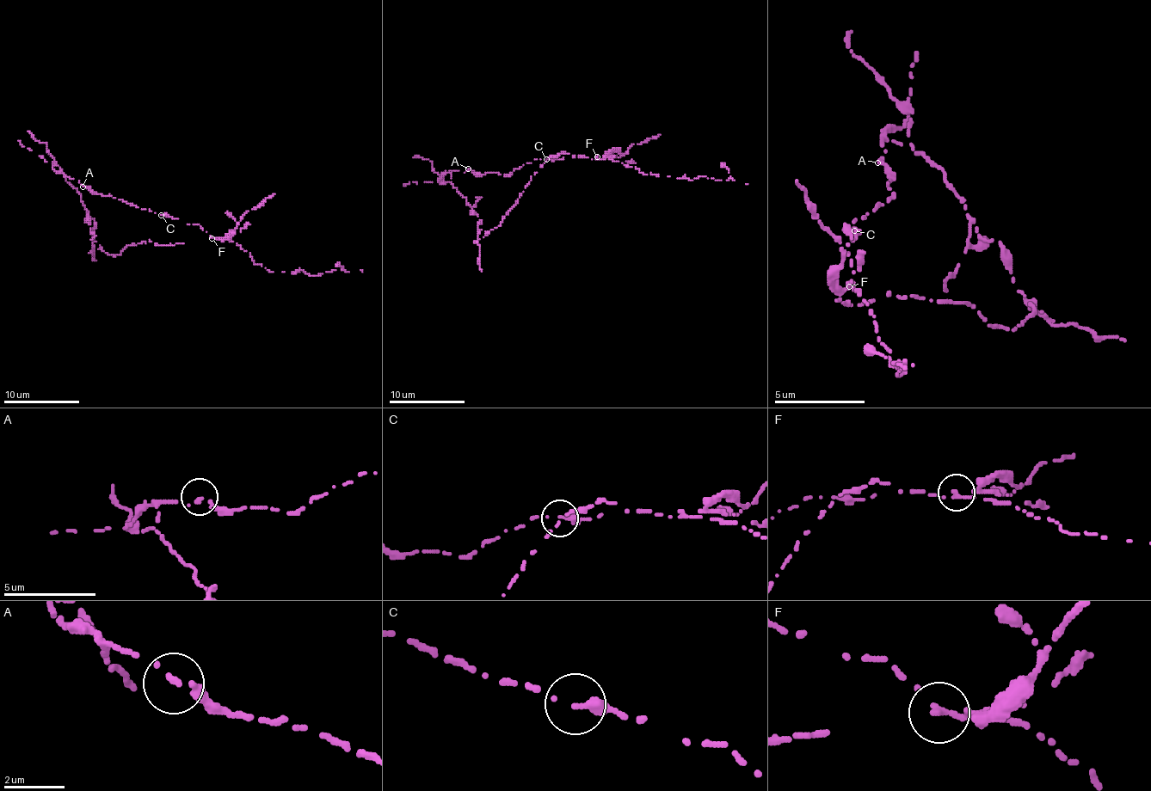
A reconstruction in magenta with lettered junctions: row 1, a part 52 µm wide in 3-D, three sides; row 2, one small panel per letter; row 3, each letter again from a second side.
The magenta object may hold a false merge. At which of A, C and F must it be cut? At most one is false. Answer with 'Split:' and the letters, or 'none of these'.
Split: F

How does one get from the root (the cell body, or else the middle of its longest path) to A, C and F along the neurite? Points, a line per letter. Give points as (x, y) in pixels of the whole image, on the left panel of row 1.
A: (115, 198), (94, 193), (83, 187)
C: (115, 198), (161, 215)
F: (115, 198), (142, 209), (169, 215), (187, 224), (199, 224), (212, 237)

